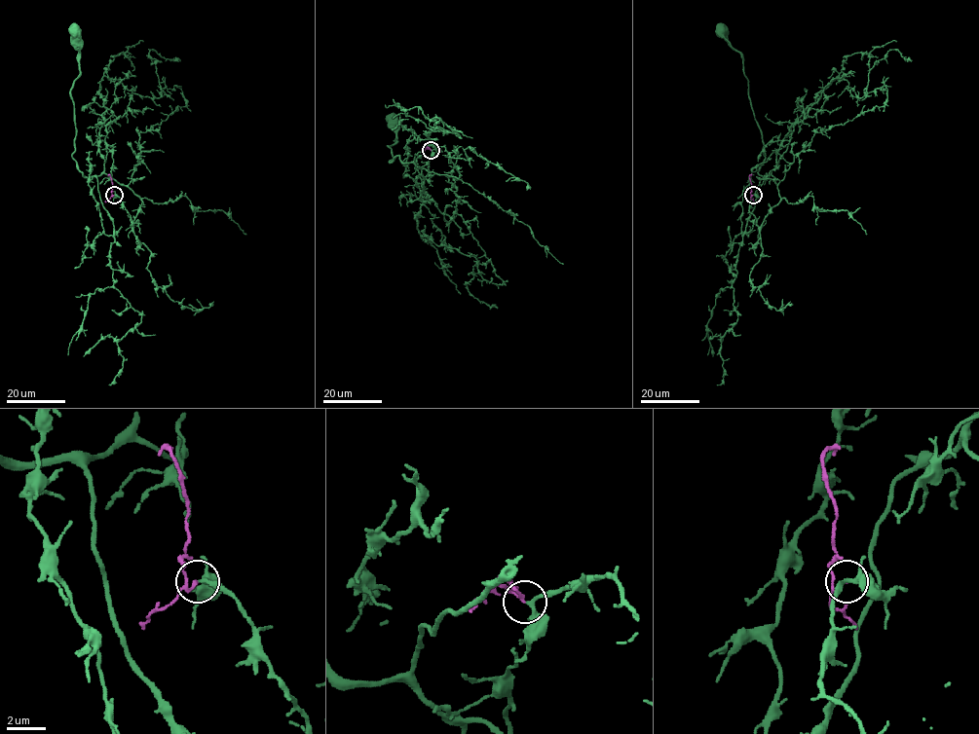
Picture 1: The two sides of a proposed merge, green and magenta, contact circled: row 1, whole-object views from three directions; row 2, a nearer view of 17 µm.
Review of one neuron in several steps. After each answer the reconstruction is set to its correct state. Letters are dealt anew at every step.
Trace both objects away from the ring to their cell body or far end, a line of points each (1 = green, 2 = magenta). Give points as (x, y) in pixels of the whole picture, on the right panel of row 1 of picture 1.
1: (753, 195), (749, 211), (758, 227), (781, 198), (771, 174), (758, 173), (764, 141), (742, 55), (720, 30)
2: (753, 195), (751, 176)

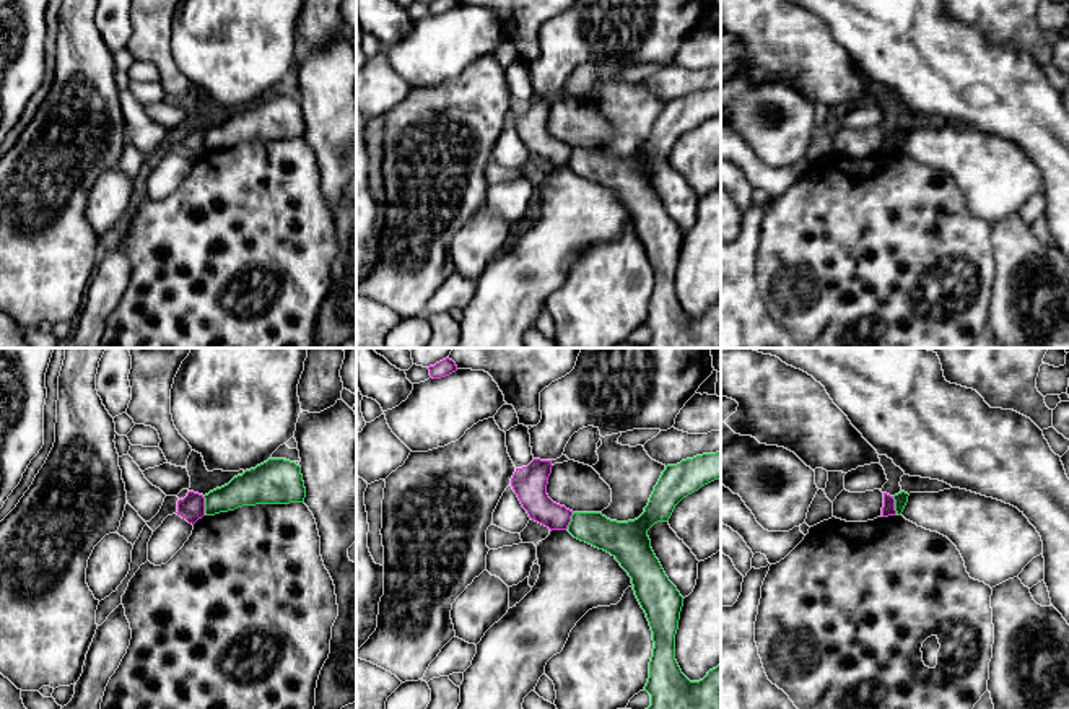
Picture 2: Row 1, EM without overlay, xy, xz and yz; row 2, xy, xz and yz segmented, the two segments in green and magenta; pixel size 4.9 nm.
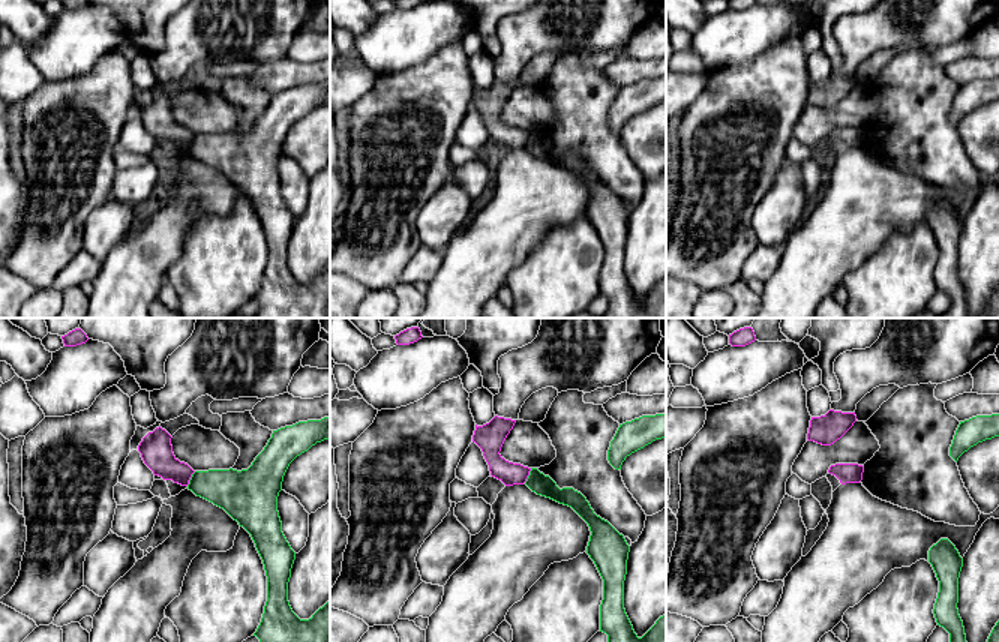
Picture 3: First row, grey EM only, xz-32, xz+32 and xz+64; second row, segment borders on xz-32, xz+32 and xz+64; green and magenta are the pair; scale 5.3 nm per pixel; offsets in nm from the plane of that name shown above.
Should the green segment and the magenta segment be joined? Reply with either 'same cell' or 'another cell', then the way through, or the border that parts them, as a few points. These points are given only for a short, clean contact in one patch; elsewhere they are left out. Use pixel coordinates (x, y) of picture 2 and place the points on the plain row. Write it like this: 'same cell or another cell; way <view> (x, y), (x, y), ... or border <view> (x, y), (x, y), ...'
another cell; border xy (202, 132), (205, 148)

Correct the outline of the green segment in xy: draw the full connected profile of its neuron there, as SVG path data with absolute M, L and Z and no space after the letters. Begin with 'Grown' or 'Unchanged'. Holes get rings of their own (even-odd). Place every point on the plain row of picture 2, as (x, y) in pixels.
Unchanged. M268 94L203 133L205 150L215 151L242 141L304 138L306 124L299 101Z

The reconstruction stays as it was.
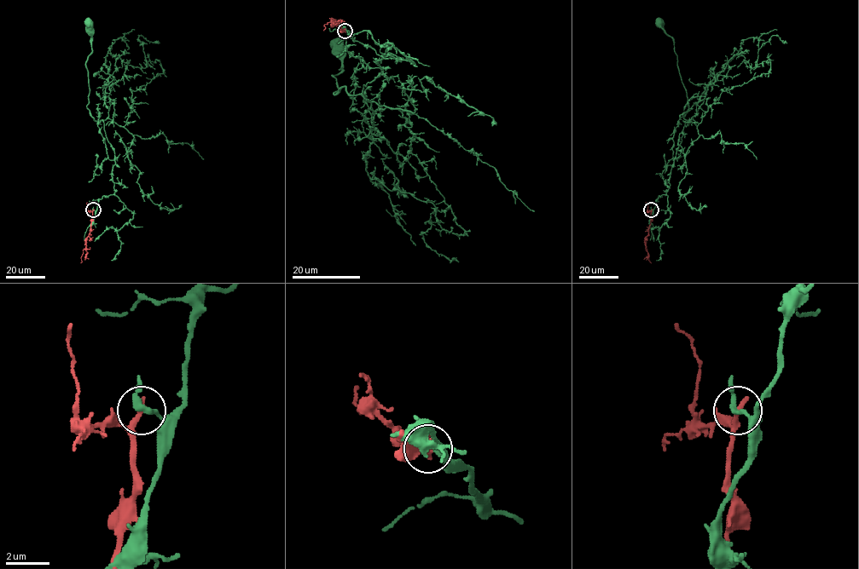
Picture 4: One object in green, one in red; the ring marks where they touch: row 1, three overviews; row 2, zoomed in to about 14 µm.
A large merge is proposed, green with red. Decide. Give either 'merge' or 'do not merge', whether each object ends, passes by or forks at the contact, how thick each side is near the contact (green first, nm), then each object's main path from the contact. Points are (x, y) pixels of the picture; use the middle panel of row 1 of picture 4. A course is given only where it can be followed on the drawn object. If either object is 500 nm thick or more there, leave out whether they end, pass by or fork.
do not merge; green passes by; red passes by; 280 nm thick on the green side, 220 nm on the other; green runs (345, 30), (381, 56), (381, 72), (357, 94), (345, 87), (334, 94), (333, 75), (342, 70), (337, 43); red runs (345, 31), (333, 20), (324, 25), (323, 30)

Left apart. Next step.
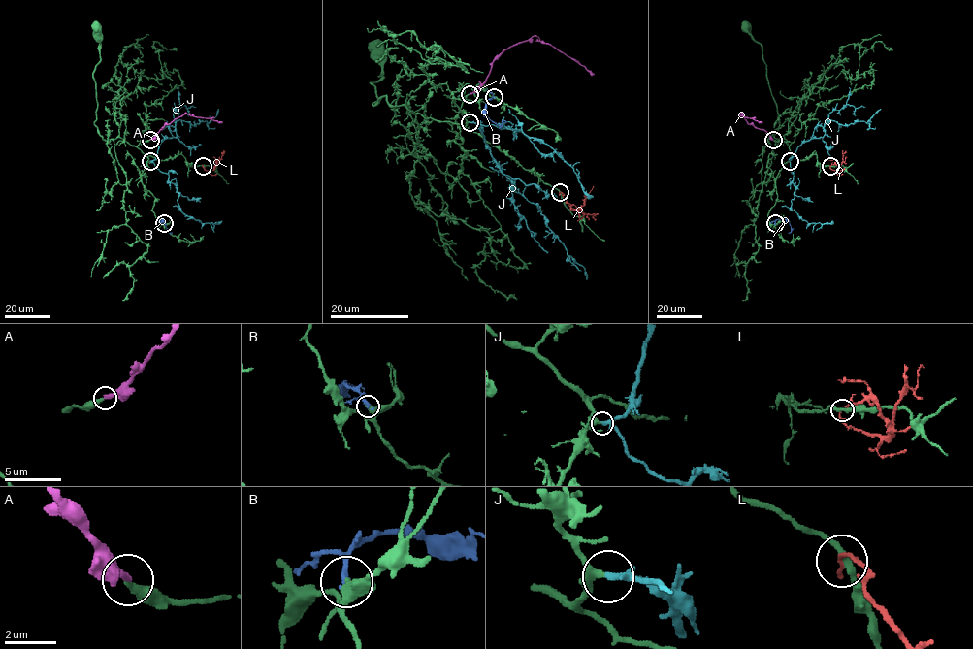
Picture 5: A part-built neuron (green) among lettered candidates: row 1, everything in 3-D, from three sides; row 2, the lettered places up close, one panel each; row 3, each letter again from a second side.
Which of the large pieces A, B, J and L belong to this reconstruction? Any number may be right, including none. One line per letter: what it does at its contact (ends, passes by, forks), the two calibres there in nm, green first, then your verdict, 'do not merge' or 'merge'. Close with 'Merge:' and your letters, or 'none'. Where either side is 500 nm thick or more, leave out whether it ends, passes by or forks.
A: it ends | 280/260 nm | do not merge
B: it passes by | 320/160 nm | do not merge
J: it passes by | 260/240 nm | merge
L: it ends | 240/170 nm | do not merge
Merge: J

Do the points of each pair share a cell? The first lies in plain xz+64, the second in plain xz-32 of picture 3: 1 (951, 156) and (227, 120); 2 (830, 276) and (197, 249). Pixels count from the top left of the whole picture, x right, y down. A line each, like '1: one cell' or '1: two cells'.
1: two cells
2: two cells

